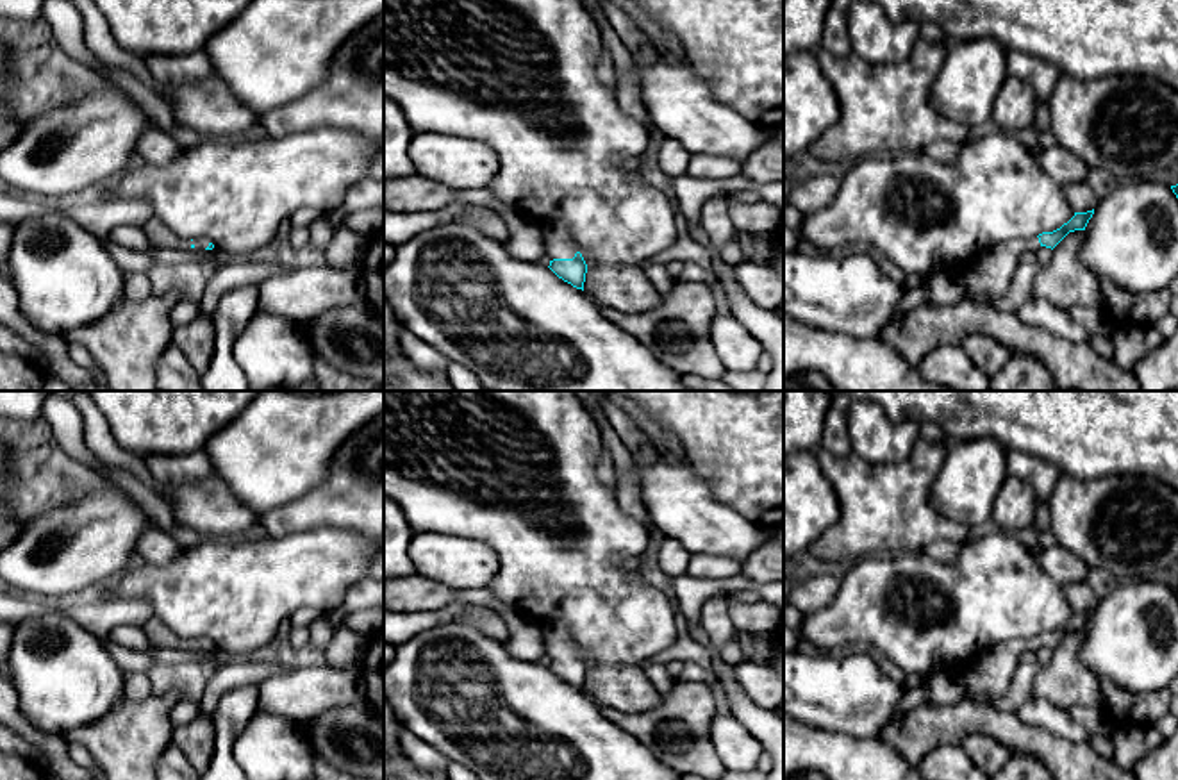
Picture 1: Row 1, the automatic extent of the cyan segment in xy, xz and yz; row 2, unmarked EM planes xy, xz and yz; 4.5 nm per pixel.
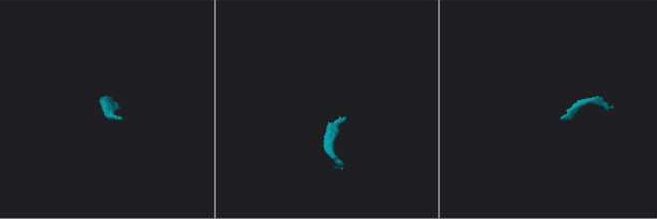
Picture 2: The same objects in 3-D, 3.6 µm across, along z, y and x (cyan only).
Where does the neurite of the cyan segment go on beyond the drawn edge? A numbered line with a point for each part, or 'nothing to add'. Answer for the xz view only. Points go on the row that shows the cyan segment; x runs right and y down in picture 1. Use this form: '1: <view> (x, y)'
1: xz (559, 241)

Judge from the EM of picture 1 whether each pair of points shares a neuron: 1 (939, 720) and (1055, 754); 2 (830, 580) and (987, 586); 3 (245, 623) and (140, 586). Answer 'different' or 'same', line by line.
1: same
2: different
3: same

